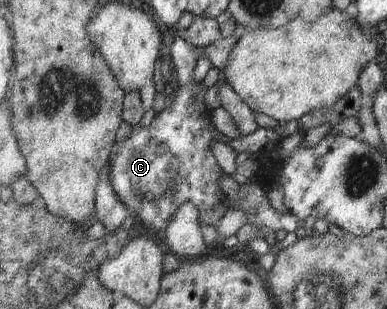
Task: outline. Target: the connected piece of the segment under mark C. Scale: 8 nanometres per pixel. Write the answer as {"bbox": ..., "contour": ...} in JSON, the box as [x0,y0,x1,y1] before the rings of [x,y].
{"bbox":[108,35,229,232],"contour":[[[180,35],[175,39],[171,61],[177,77],[177,96],[168,101],[150,126],[133,126],[130,134],[112,147],[108,159],[108,176],[116,182],[117,197],[135,217],[135,223],[141,221],[156,232],[166,229],[177,210],[187,202],[197,208],[200,225],[207,223],[215,228],[229,210],[219,183],[223,171],[210,148],[217,129],[205,117],[206,103],[200,97],[206,89],[201,82],[193,81],[197,55]]]}

